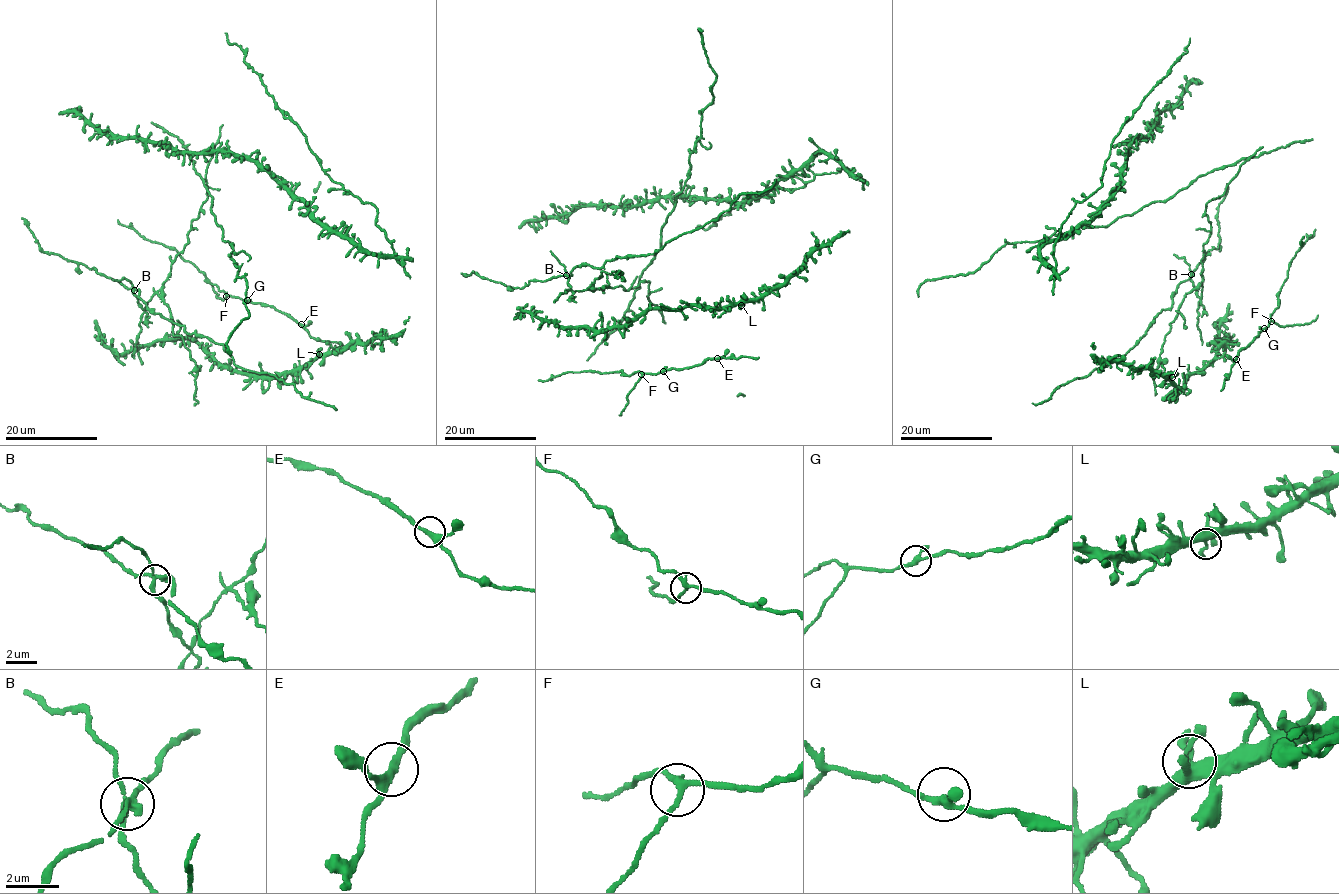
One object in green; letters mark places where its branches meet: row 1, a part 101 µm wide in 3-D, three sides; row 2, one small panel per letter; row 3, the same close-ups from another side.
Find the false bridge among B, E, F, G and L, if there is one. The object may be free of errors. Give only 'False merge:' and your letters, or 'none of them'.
False merge: B

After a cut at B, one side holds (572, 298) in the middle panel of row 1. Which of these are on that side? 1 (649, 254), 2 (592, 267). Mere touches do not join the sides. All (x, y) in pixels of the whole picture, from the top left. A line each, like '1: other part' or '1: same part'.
1: other part
2: other part

